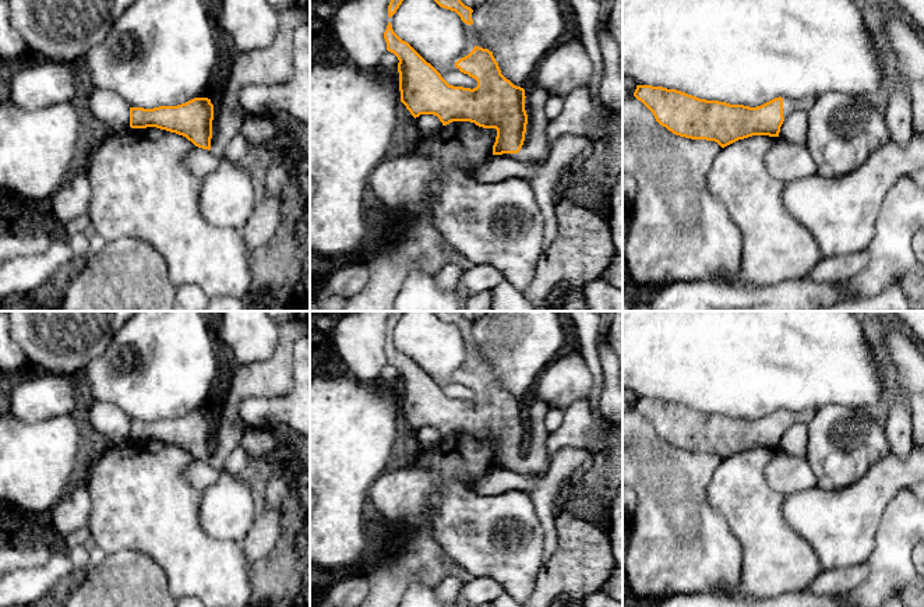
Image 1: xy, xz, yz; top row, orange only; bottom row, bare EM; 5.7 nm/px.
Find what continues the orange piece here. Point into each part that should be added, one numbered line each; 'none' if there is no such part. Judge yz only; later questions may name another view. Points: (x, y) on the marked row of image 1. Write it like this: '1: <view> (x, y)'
1: yz (804, 103)

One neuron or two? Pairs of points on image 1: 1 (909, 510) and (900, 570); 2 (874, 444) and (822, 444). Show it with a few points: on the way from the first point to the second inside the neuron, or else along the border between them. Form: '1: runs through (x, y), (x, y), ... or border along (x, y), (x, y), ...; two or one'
1: runs through (903, 525), (900, 529), (900, 554); one
2: runs through (861, 448), (847, 458), (835, 451); one

